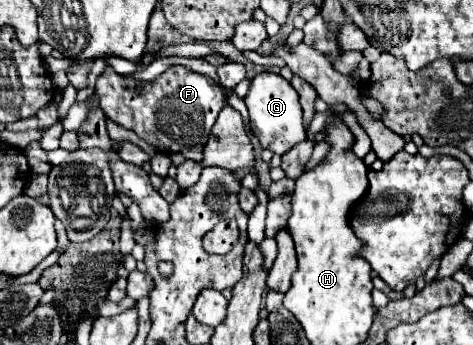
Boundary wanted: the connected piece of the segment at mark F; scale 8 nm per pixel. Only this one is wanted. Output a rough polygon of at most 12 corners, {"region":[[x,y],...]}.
{"region":[[107,65],[103,113],[163,153],[201,151],[217,83],[183,65],[137,81]]}

